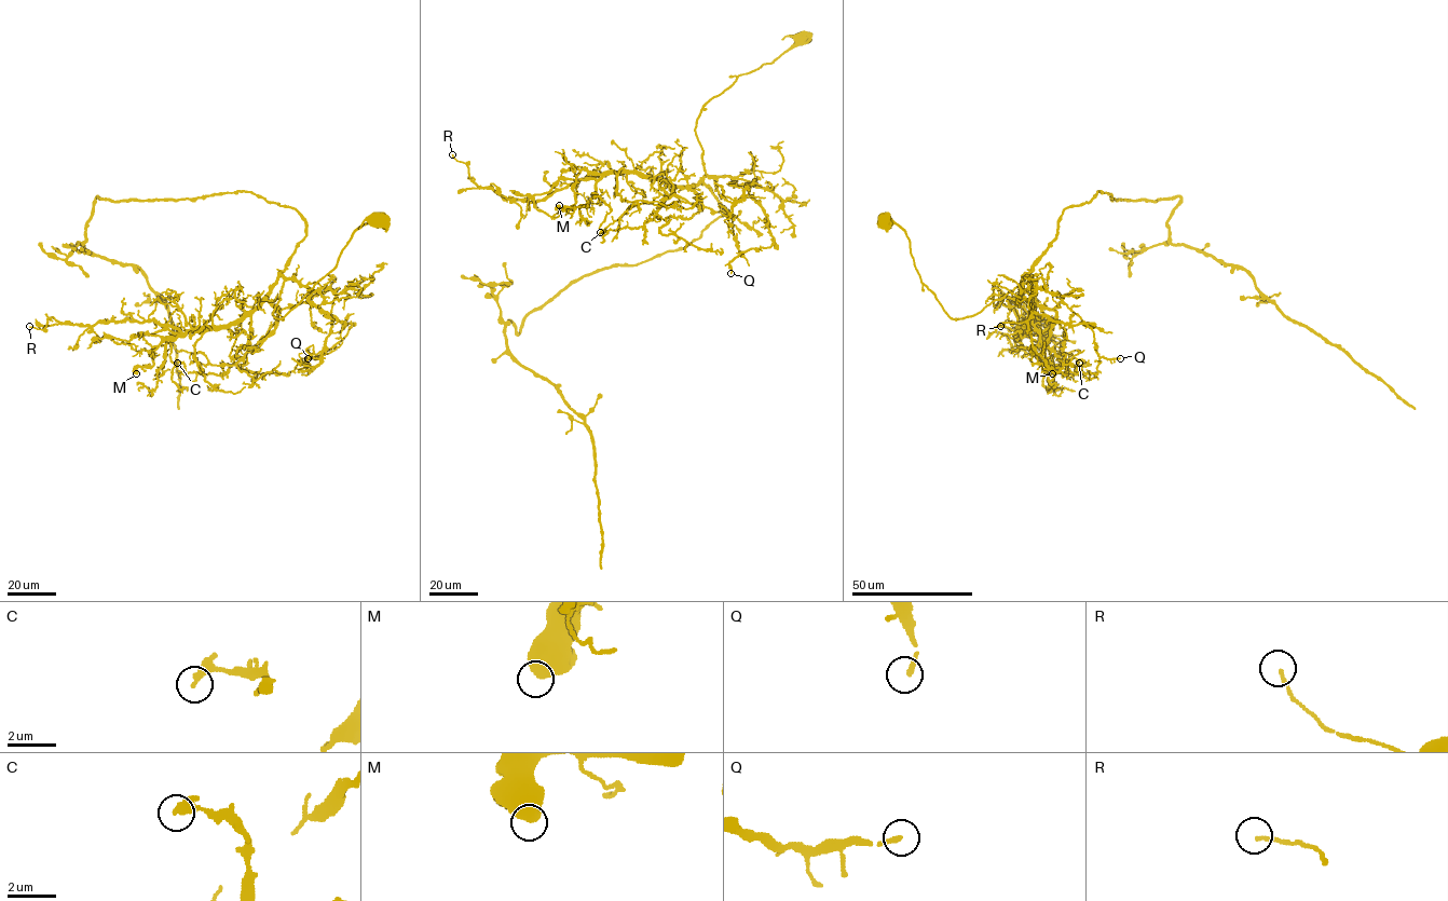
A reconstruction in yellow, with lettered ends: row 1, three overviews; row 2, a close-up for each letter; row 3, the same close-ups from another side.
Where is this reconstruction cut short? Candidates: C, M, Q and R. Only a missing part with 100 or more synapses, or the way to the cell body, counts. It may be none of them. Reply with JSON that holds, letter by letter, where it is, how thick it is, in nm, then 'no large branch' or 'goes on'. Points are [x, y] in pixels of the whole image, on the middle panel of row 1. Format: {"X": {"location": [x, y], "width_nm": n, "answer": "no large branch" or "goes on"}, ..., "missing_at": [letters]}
{"C": {"location": [600, 232], "width_nm": 240, "answer": "no large branch"}, "M": {"location": [559, 205], "width_nm": 650, "answer": "no large branch"}, "Q": {"location": [731, 273], "width_nm": 180, "answer": "no large branch"}, "R": {"location": [452, 154], "width_nm": 110, "answer": "no large branch"}, "missing_at": []}

